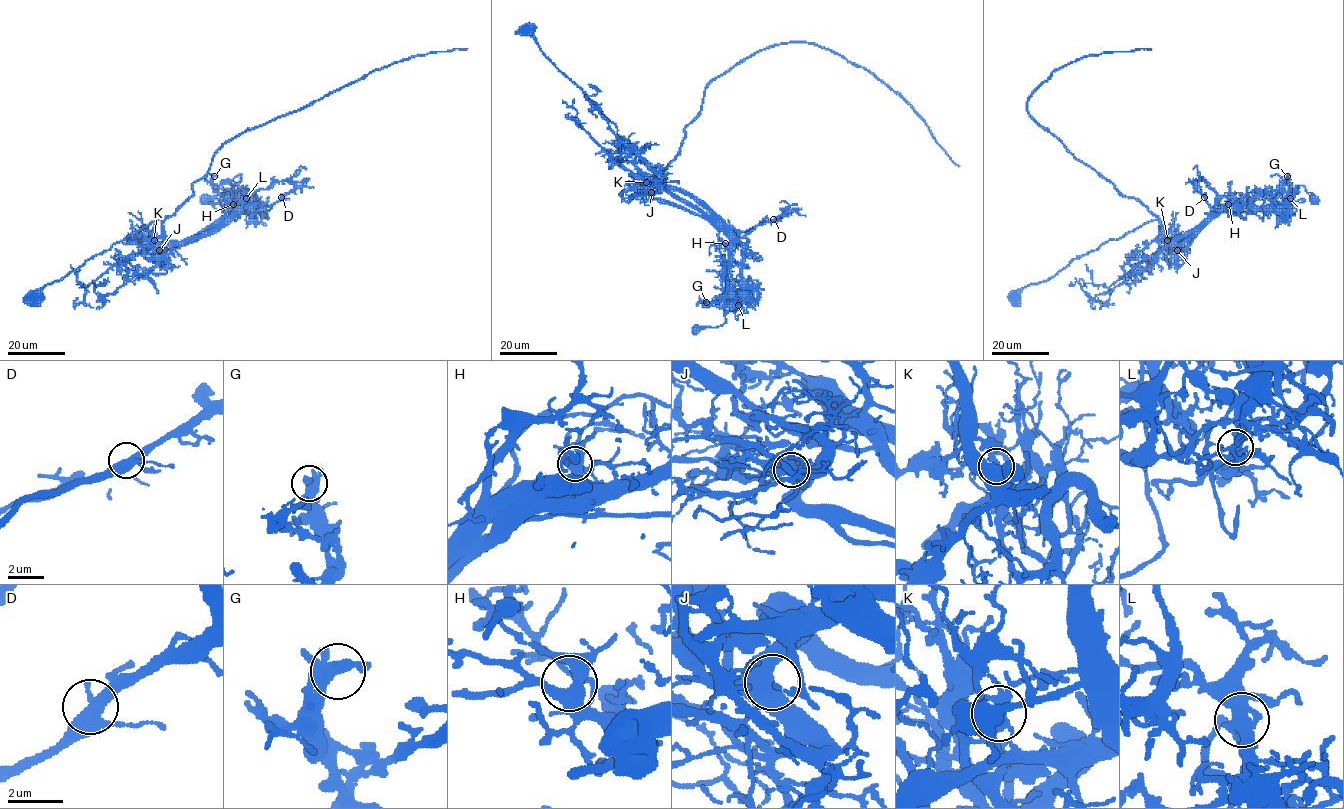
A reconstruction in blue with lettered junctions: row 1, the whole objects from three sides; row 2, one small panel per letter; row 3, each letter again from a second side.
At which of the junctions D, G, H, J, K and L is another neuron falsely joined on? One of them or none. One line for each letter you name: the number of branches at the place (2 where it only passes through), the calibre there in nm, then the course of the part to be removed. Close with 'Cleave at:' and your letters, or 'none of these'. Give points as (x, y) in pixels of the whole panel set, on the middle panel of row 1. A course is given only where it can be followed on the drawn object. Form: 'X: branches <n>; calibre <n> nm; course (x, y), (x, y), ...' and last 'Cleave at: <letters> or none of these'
K: branches 4; calibre 380 nm; course (645, 182), (644, 189), (651, 190), (653, 197), (712, 220), (719, 231), (726, 320), (692, 333)
Cleave at: K

